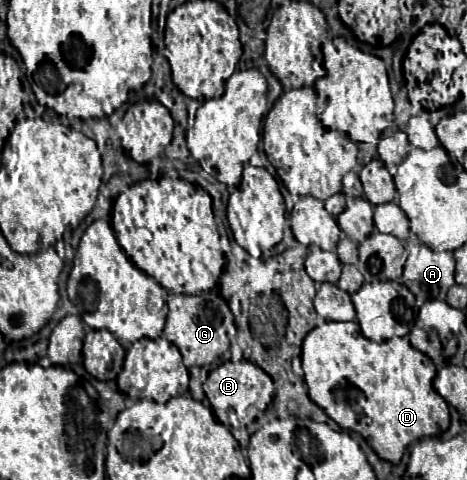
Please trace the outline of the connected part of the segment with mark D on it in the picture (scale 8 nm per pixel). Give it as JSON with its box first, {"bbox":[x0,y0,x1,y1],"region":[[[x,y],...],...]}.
{"bbox":[302,321,448,461],"region":[[[326,321],[314,327],[302,343],[302,373],[308,387],[308,397],[340,427],[358,431],[374,449],[374,453],[386,461],[398,461],[404,447],[416,439],[428,437],[438,431],[440,423],[448,419],[446,401],[434,391],[432,379],[436,367],[430,357],[410,345],[406,337],[392,337],[386,341],[370,341],[362,335],[360,325],[350,321]]]}

